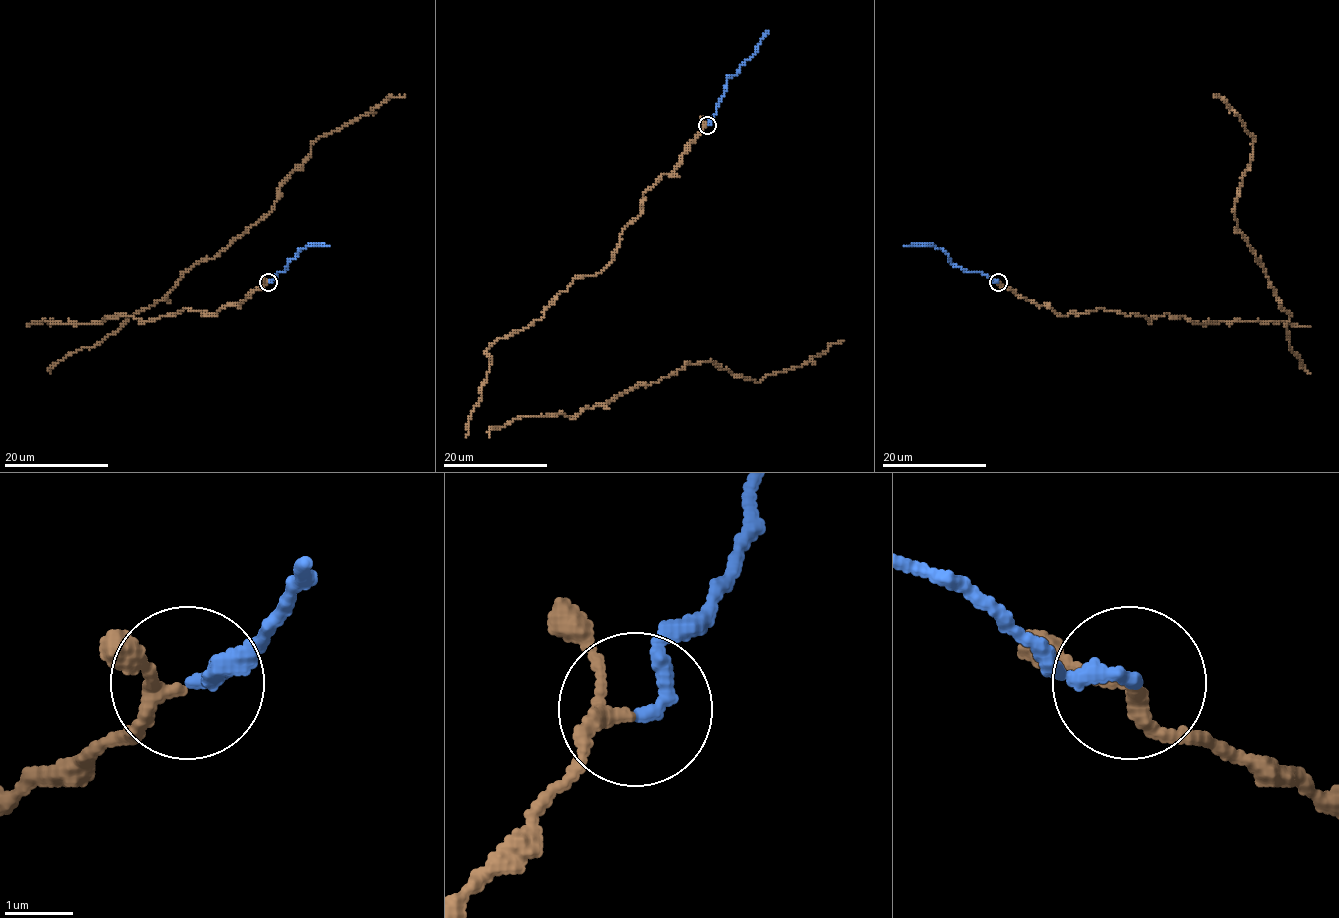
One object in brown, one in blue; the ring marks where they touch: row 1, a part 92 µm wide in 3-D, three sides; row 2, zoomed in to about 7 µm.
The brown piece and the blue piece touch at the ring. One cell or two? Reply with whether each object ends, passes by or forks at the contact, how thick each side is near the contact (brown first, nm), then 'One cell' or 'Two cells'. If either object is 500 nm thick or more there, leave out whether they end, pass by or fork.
At the ring brown passes by. At the ring blue ends. Thickness 180 nm (brown) against 220 nm. One cell

